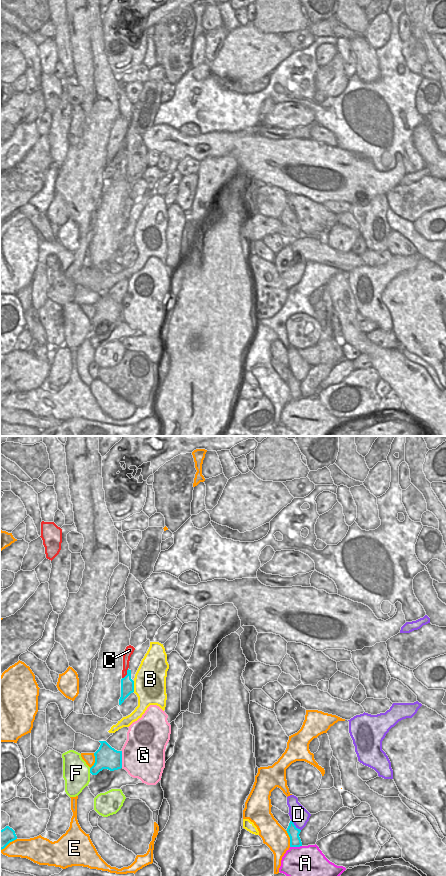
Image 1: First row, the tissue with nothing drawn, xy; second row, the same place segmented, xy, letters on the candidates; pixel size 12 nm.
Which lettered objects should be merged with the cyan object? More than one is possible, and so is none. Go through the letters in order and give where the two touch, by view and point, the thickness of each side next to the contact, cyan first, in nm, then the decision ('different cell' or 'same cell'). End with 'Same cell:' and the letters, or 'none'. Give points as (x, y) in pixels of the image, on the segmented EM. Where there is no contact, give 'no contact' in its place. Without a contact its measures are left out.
A: contact xy (295, 846); calibres 140 and 360 nm; different cell
B: contact xy (133, 686); calibres 170 and 380 nm; different cell
C: contact xy (127, 674); calibres 170 and 100 nm; different cell
D: contact xy (294, 825); calibres 140 and 220 nm; different cell
E: contact xy (290, 838); calibres 140 and 280 nm; different cell
F: contact xy (90, 770); calibres 280 and 340 nm; different cell
G: contact xy (121, 759); calibres 280 and 480 nm; different cell
Same cell: none

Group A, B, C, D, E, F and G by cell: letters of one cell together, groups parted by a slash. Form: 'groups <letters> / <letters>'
groups A / B / C / D / E / F / G

